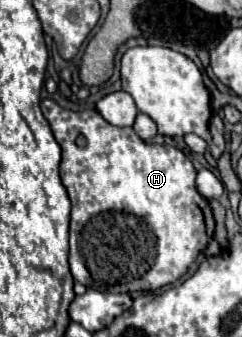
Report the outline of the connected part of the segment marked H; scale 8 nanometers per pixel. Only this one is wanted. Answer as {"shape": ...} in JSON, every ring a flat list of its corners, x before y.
{"shape":[[43,100,41,102,41,110,43,110,43,116,47,118,51,130,53,130,53,136,55,140,59,142,61,146,61,152,63,152,63,160,61,160,61,180,63,180,63,186,67,188,67,194,69,194,69,200,71,200,71,228,69,228,69,268,71,268,71,274,77,282,81,282,83,286,91,288,91,290,99,290,99,292,113,292,113,294,129,294,129,292,151,292,151,290,157,290,165,284,171,284,175,282,179,276,183,276,189,268,189,264,199,256,199,252,207,246,207,242,211,240,213,236,213,226,207,224,207,220,213,220,213,214,211,214,211,208,209,208,209,202,197,192,197,186,195,186,195,168,191,164,191,160,177,148,173,146,167,146,167,144,153,144,153,142,145,142,141,140,133,128,117,128,113,124,109,124,107,120,101,118,101,114,97,110,79,110,79,112,73,112,73,110,65,110,61,108,59,104,55,104,53,100]]}

